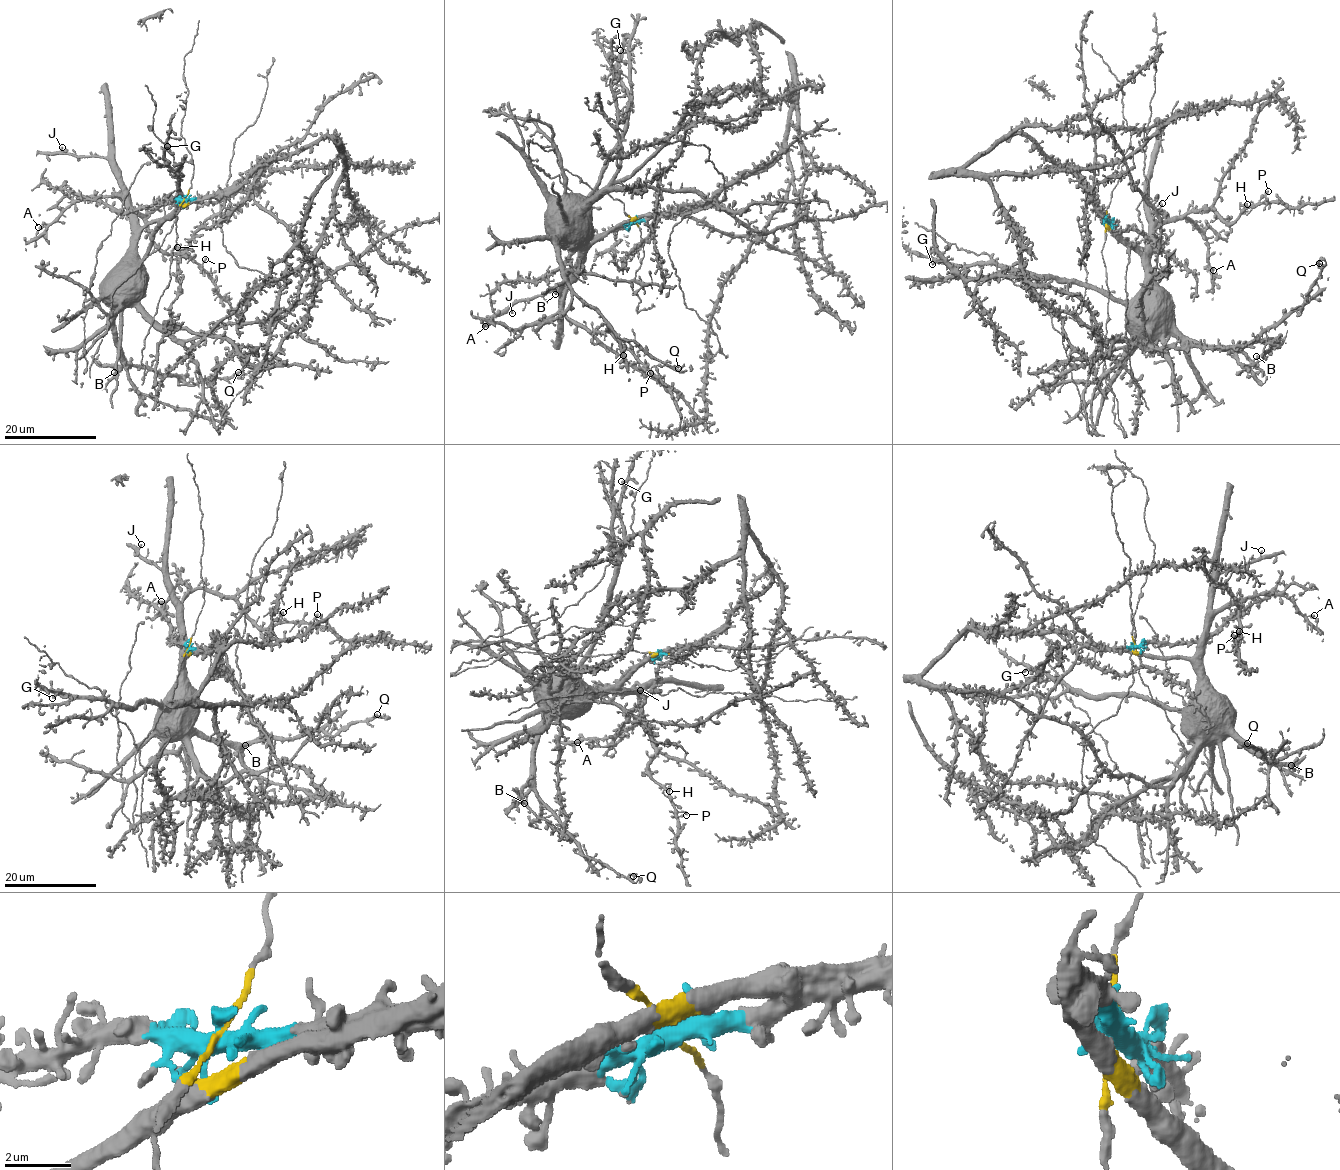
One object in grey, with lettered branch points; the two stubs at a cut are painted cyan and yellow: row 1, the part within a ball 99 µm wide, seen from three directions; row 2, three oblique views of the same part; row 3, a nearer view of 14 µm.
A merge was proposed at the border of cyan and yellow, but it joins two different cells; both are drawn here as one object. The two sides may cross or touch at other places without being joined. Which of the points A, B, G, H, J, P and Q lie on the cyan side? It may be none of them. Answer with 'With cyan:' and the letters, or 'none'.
With cyan: none

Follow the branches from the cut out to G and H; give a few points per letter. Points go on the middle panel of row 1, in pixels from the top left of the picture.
G: (633, 222), (622, 201), (598, 191), (597, 183), (606, 155), (625, 130), (628, 89), (617, 76), (620, 49)
H: (633, 222), (621, 222), (590, 245), (566, 287), (563, 307), (585, 329), (609, 332), (623, 347), (622, 356)

